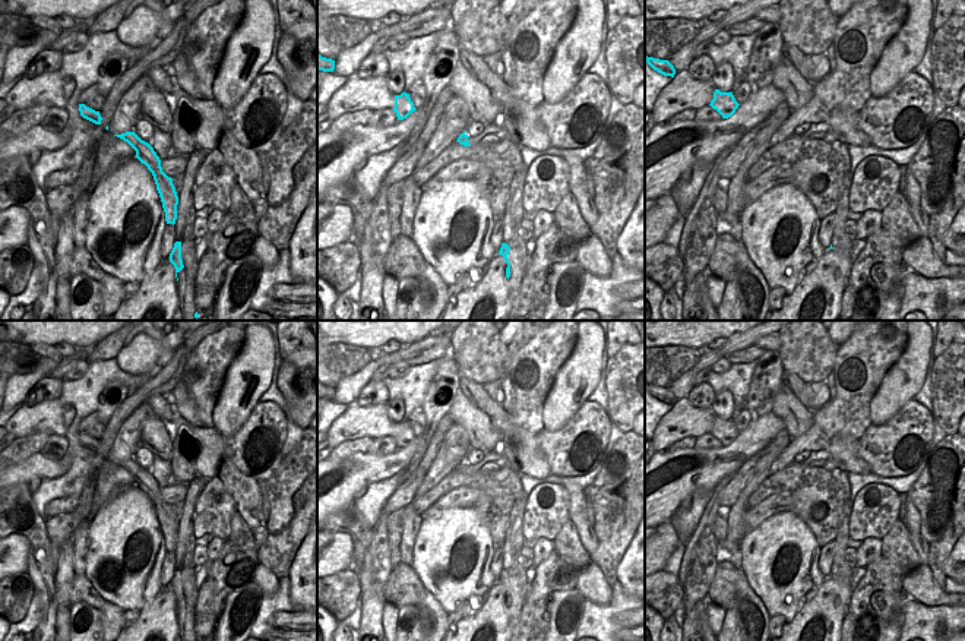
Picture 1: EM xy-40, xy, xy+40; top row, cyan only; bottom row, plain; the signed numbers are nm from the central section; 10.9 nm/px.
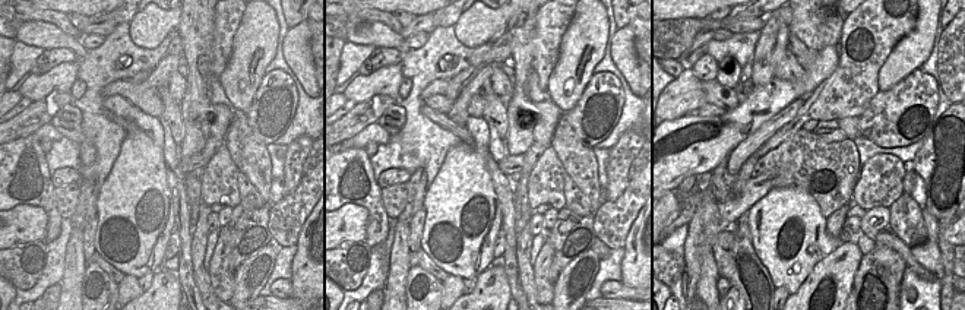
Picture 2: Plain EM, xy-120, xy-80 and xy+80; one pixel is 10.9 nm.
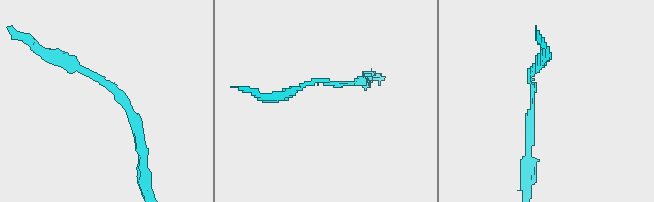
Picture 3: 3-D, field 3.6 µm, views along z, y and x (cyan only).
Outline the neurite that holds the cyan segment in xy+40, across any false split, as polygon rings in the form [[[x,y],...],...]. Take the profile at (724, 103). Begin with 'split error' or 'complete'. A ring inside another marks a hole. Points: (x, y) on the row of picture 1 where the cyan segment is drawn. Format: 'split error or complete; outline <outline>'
complete; outline [[[715,89],[714,100],[709,105],[716,110],[722,119],[728,119],[735,113],[740,104],[735,101],[733,92],[721,92],[719,89]]]

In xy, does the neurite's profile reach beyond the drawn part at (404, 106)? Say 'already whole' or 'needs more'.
already whole

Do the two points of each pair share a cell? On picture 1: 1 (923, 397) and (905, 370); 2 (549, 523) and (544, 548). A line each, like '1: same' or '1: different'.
1: different
2: different

